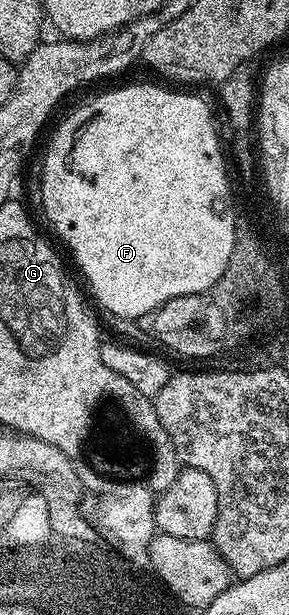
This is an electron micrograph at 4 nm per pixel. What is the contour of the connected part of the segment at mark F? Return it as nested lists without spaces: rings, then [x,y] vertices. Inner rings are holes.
[[[117,86],[114,90],[105,90],[102,94],[87,99],[82,106],[75,107],[58,124],[57,131],[45,150],[45,163],[41,166],[41,206],[45,209],[54,232],[69,245],[69,250],[73,253],[82,276],[89,281],[98,304],[117,318],[138,320],[145,313],[160,309],[167,301],[209,290],[223,276],[232,248],[235,247],[234,206],[225,167],[225,154],[217,139],[217,130],[213,127],[213,114],[203,99],[196,98],[193,94],[168,90],[165,86]]]

